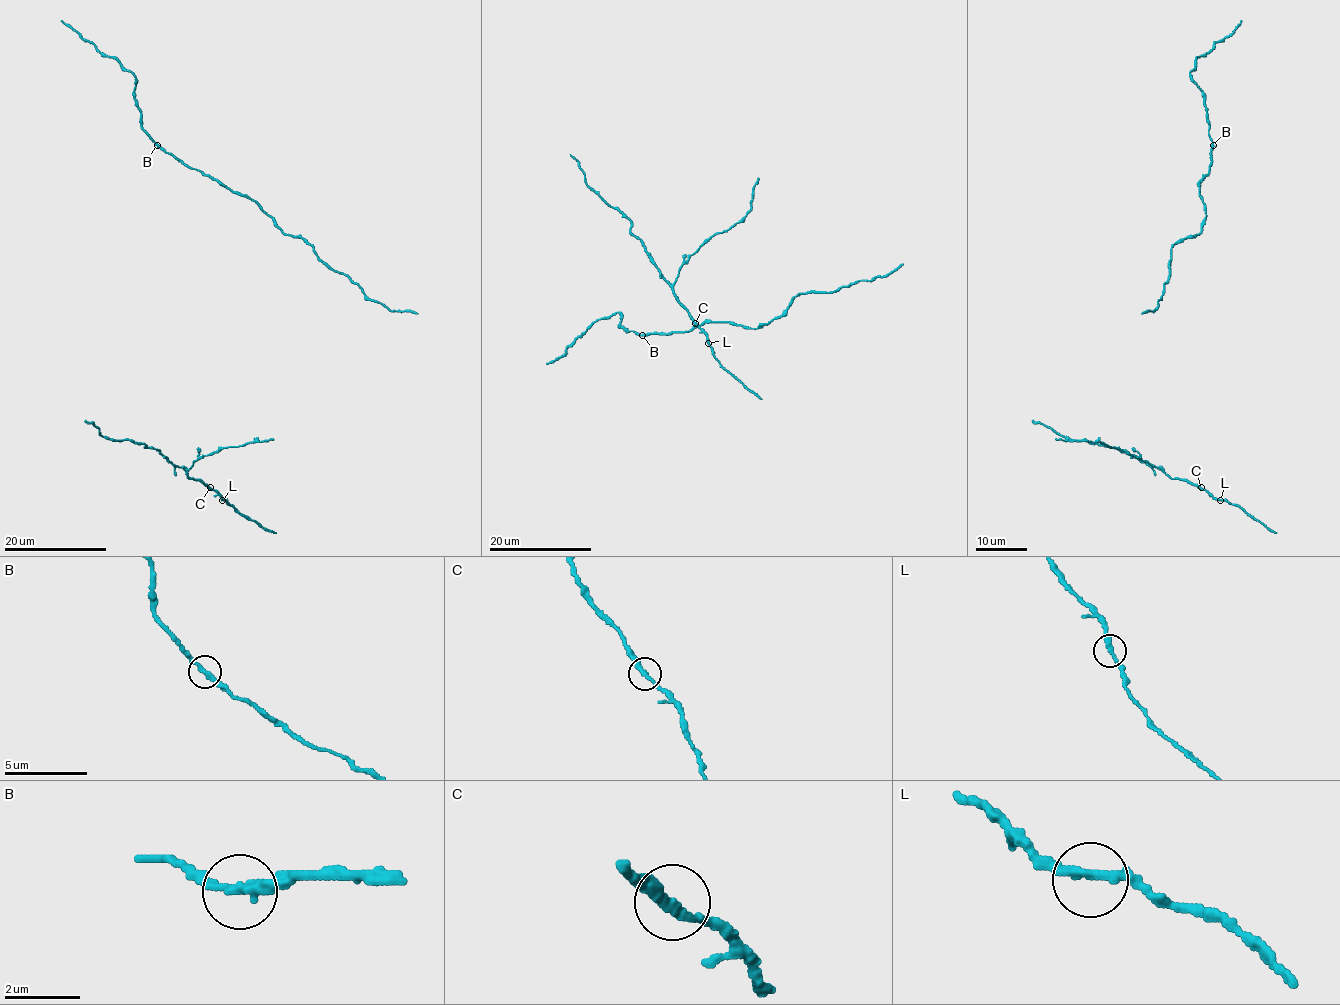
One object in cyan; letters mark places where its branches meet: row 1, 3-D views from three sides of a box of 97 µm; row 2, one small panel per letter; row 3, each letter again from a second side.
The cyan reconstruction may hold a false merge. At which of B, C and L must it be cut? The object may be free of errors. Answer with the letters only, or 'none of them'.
none of them

